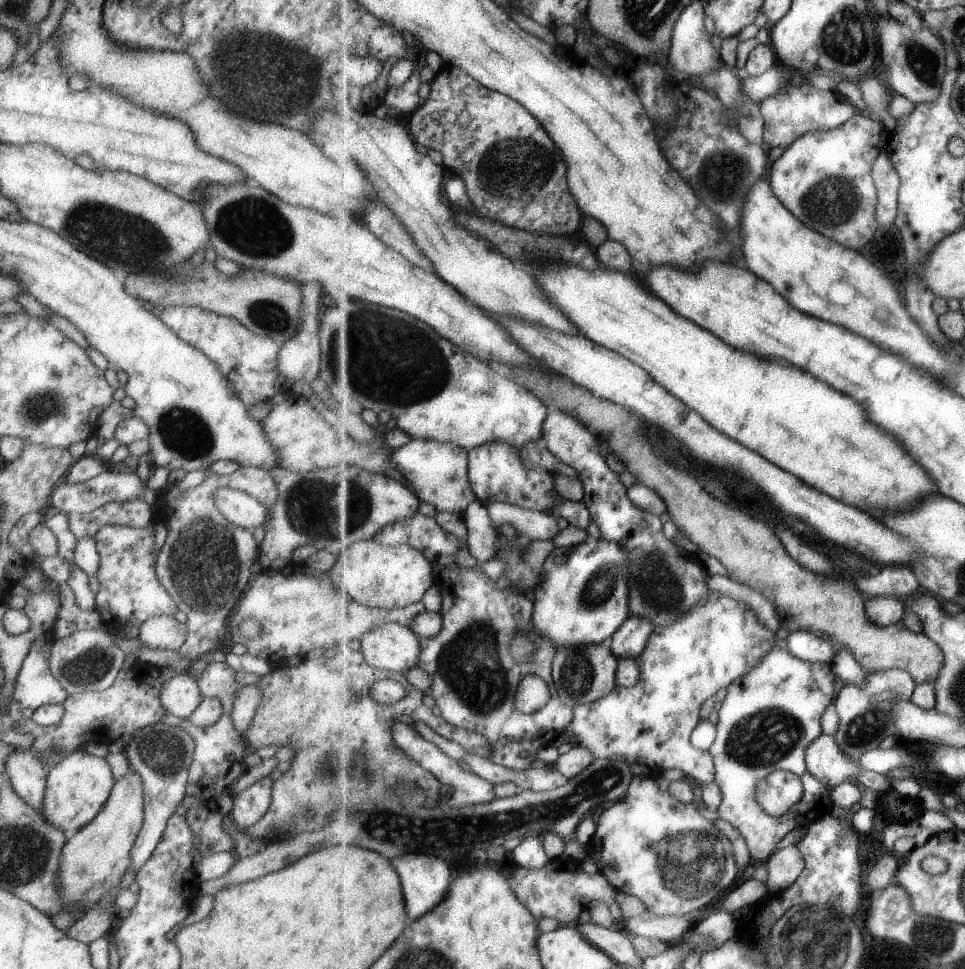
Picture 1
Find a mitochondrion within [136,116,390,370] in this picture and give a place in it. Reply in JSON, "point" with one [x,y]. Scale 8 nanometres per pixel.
{"point":[252,227]}

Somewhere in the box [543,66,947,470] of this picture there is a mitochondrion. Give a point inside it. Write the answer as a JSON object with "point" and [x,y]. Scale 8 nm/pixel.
{"point":[832,203]}

